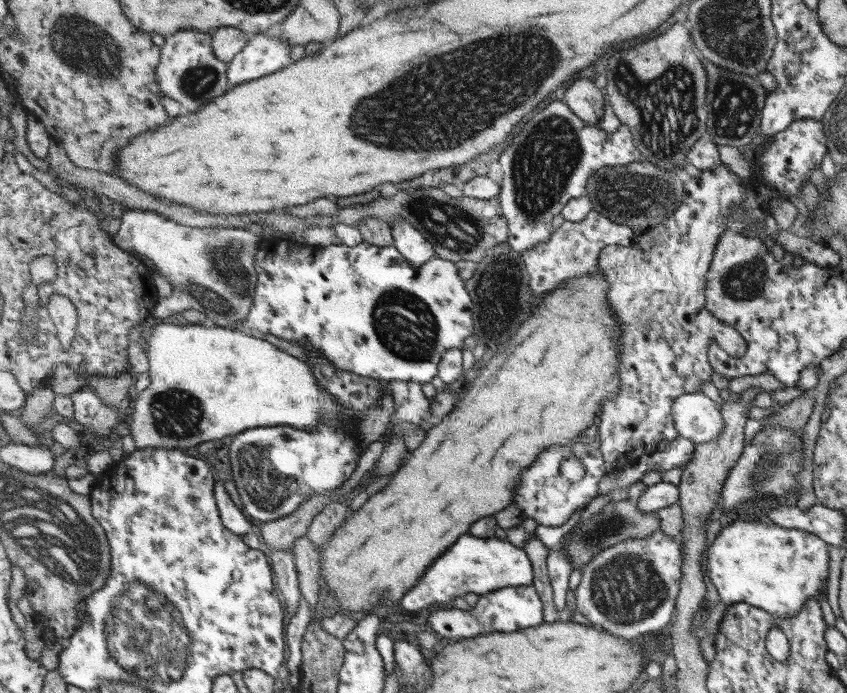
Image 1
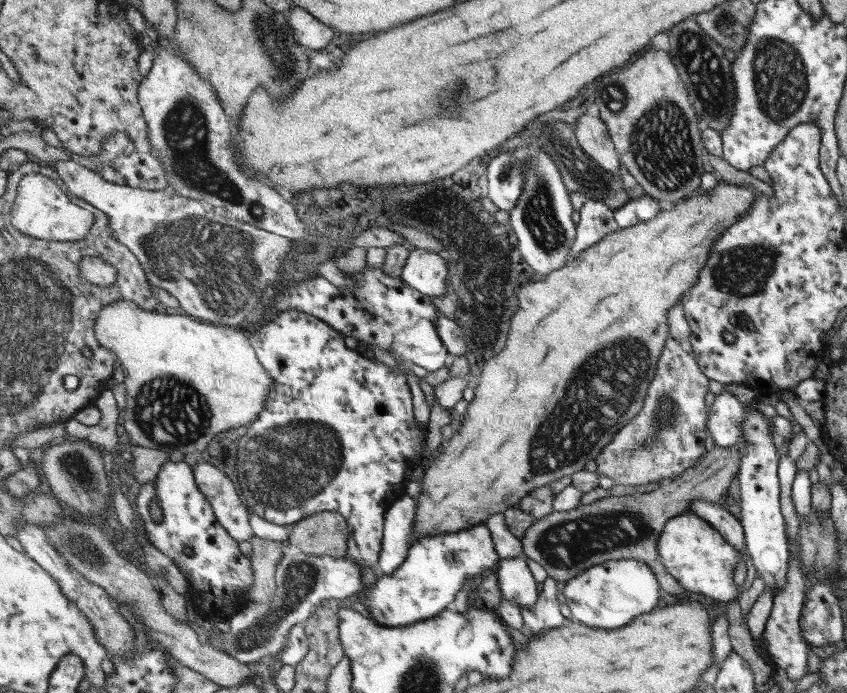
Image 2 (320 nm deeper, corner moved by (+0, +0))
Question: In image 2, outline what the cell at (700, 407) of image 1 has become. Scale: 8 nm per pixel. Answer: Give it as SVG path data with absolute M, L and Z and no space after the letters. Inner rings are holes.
M727 386L715 392L715 398L706 414L706 430L714 444L731 447L741 440L742 405Z

